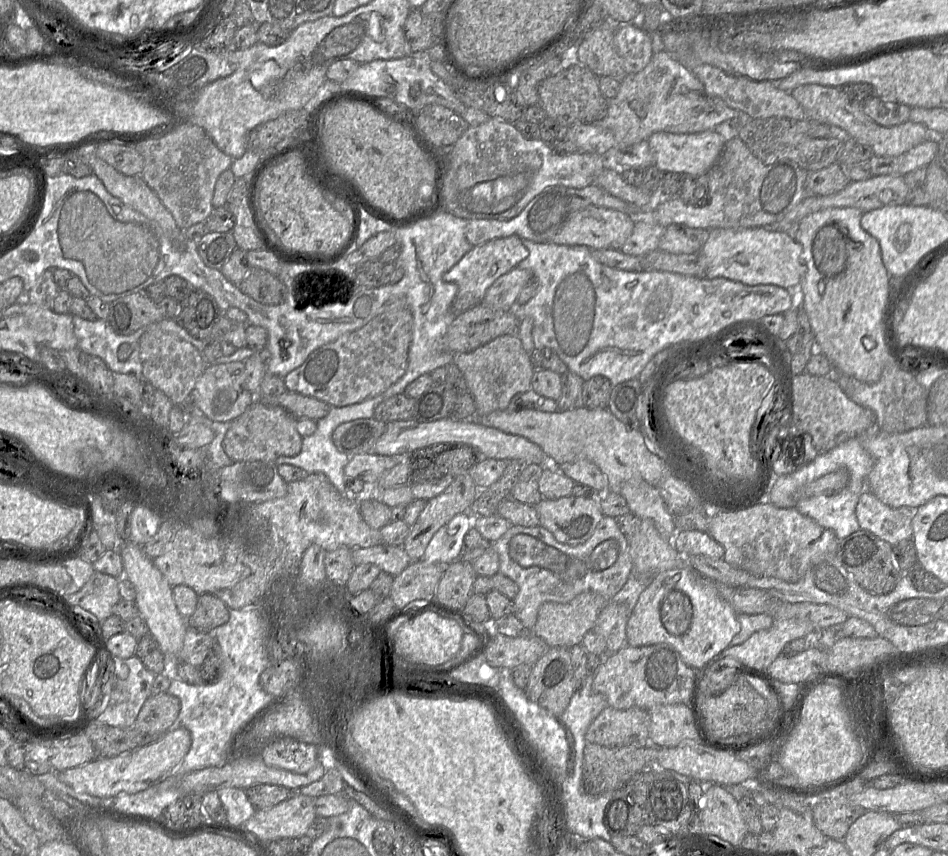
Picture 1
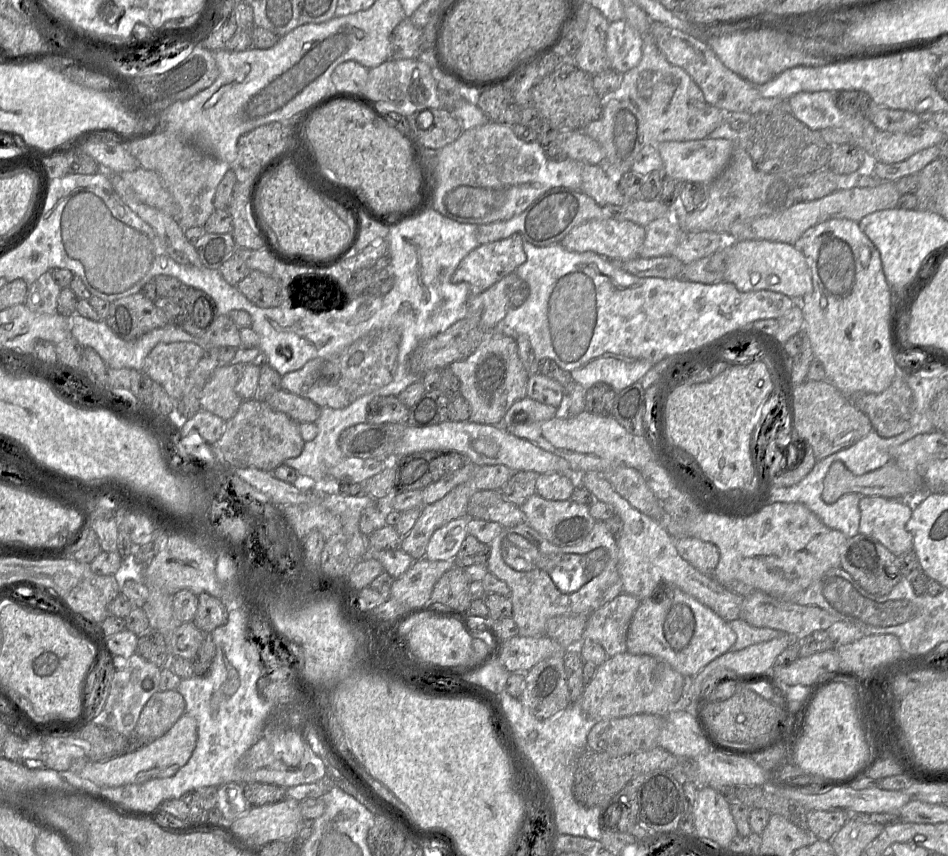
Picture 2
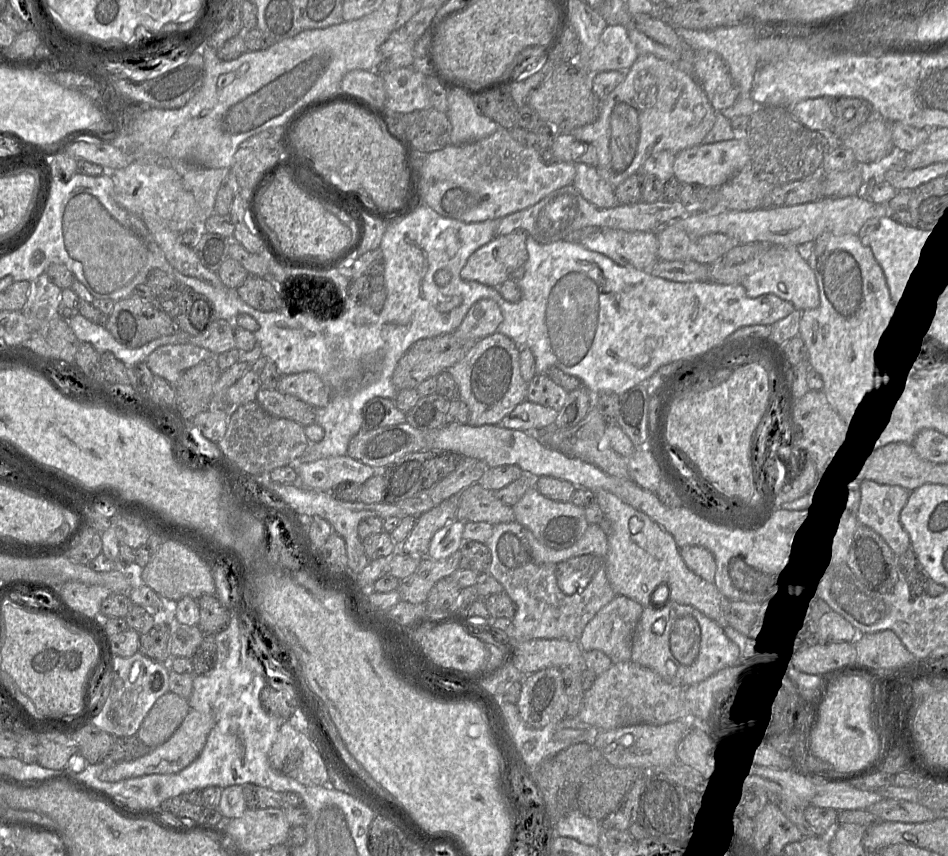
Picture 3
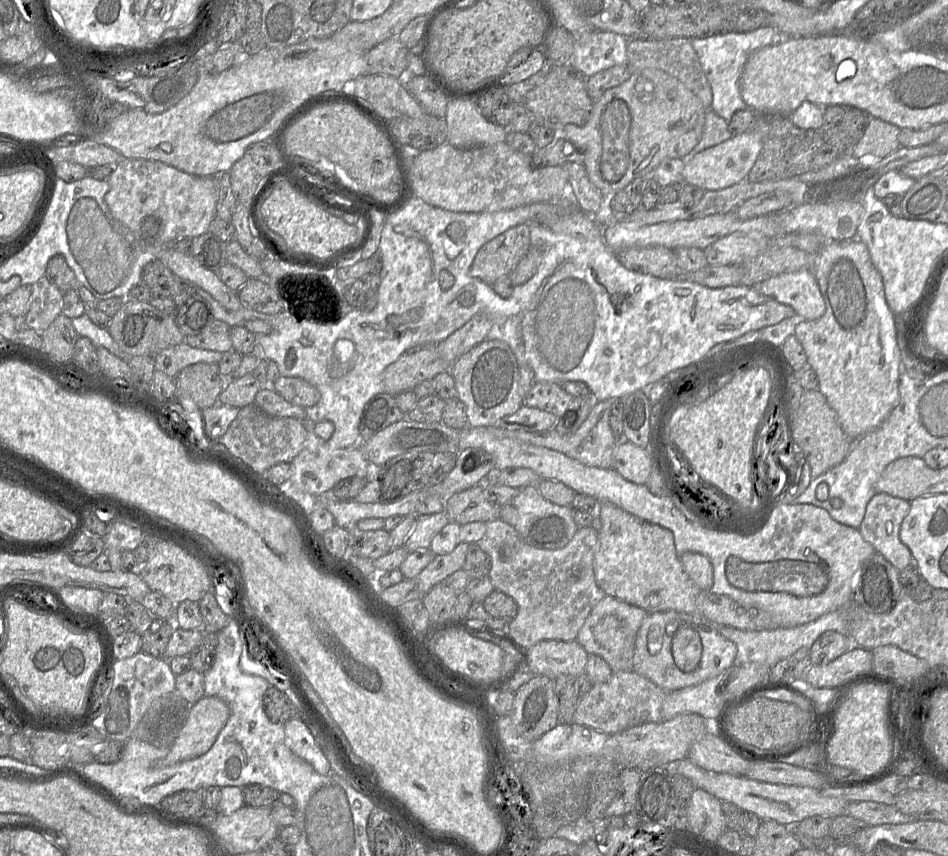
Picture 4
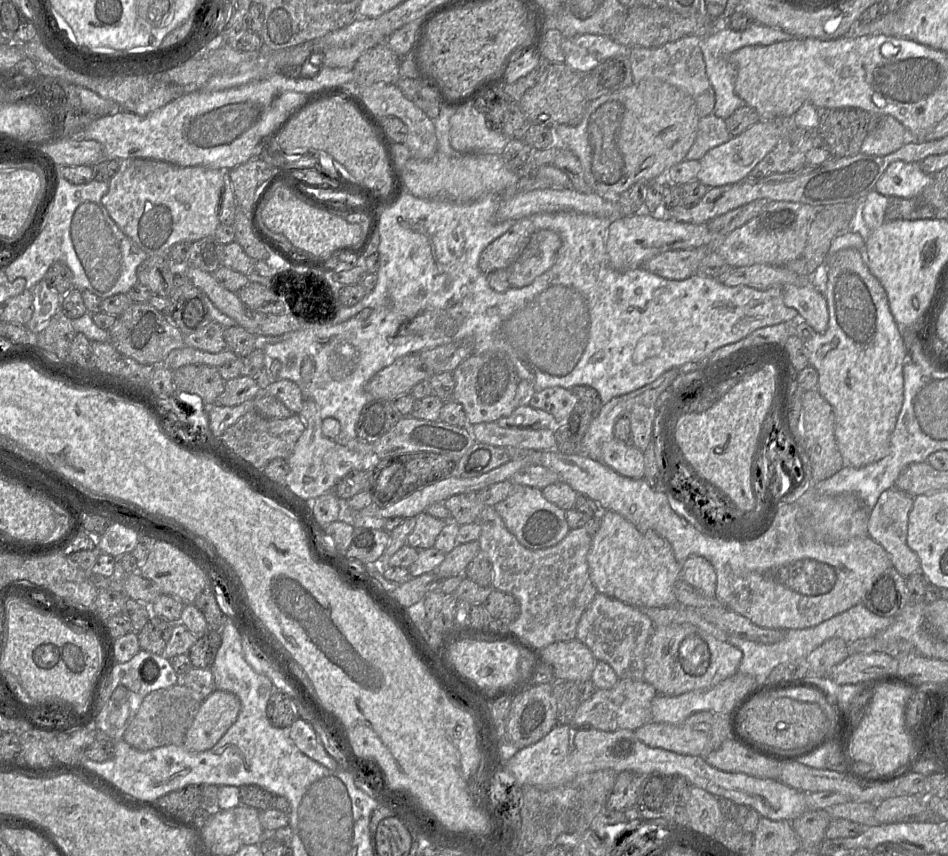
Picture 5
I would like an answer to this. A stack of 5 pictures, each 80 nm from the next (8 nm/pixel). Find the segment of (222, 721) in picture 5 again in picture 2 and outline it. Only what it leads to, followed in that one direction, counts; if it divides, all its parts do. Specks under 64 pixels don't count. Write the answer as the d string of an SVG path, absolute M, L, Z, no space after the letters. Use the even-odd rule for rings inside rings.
M184 713L178 721L161 737L134 751L101 761L88 761L78 771L83 779L88 779L100 787L117 787L126 784L139 784L154 778L173 776L190 759L197 742L197 722Z

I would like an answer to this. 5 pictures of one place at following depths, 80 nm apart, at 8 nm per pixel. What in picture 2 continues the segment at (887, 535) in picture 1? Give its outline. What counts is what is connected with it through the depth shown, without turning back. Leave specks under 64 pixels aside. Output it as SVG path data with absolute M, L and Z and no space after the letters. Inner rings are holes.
M862 496L859 502L860 522L859 533L871 536L888 548L895 556L903 555L913 550L913 536L907 531L906 524L912 516L915 498L890 499L879 496Z

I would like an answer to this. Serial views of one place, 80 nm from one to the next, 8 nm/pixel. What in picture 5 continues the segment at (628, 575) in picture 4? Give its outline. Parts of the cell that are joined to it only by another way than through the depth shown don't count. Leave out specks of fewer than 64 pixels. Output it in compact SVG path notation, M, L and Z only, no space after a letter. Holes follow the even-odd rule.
M602 510L600 519L600 528L592 538L587 556L590 578L598 592L639 608L667 607L677 603L674 586L681 577L681 564L676 560L668 540L654 530L638 528L611 510Z

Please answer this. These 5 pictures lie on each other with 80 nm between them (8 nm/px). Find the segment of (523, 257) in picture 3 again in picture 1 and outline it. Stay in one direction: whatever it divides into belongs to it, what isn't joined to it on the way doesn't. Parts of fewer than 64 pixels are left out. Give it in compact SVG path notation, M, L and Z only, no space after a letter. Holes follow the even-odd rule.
M517 235L493 239L473 246L449 271L443 274L443 281L458 286L457 295L452 303L452 314L458 315L481 304L487 290L502 275L508 273L528 257L523 240Z

